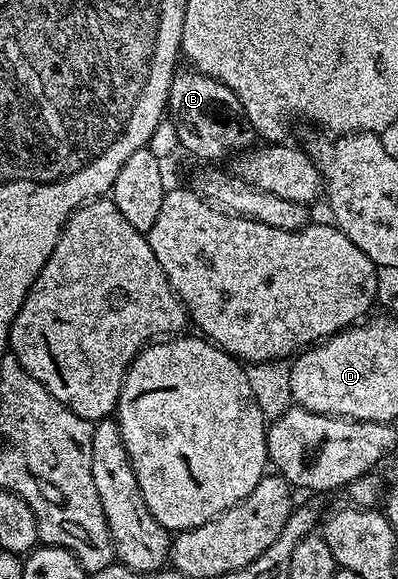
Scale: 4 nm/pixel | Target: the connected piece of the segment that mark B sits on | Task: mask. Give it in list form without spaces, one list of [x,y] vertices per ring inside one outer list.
[[[192,69],[178,70],[171,81],[167,115],[175,125],[180,150],[182,152],[185,150],[187,154],[194,155],[197,159],[227,158],[226,160],[228,160],[254,146],[255,132],[244,109],[241,108],[239,97],[235,97],[235,93],[231,89],[227,89],[227,85],[223,85],[217,79],[212,79],[209,75],[201,75]]]

